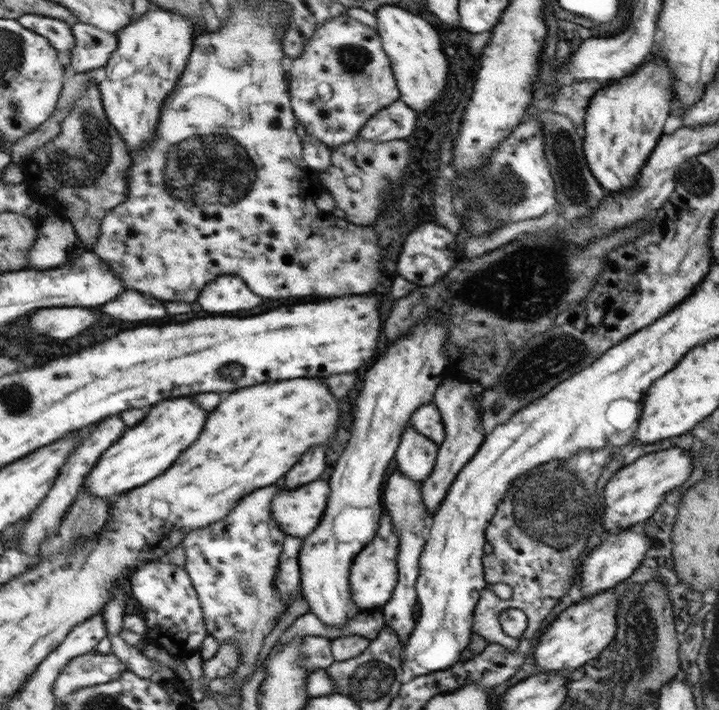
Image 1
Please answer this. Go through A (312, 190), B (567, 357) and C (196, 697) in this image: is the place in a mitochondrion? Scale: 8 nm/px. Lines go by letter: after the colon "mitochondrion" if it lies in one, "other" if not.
A: other
B: mitochondrion
C: other

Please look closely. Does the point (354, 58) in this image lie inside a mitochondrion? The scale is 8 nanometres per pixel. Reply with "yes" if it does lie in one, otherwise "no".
yes

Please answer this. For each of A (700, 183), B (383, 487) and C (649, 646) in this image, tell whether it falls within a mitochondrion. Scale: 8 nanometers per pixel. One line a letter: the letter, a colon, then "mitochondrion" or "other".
A: mitochondrion
B: other
C: mitochondrion

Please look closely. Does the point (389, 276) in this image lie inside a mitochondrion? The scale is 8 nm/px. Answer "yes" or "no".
no

